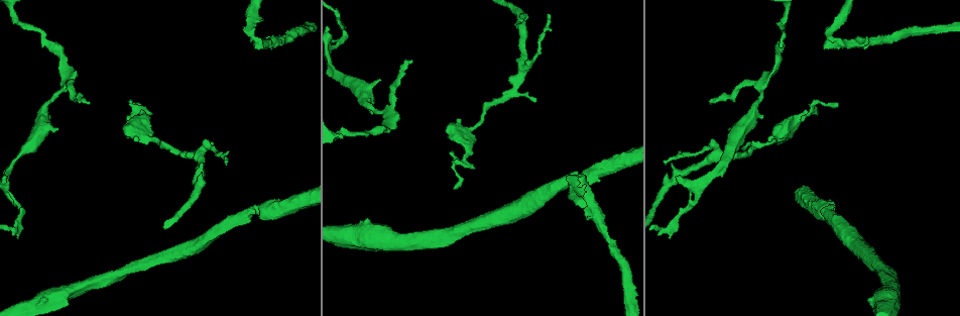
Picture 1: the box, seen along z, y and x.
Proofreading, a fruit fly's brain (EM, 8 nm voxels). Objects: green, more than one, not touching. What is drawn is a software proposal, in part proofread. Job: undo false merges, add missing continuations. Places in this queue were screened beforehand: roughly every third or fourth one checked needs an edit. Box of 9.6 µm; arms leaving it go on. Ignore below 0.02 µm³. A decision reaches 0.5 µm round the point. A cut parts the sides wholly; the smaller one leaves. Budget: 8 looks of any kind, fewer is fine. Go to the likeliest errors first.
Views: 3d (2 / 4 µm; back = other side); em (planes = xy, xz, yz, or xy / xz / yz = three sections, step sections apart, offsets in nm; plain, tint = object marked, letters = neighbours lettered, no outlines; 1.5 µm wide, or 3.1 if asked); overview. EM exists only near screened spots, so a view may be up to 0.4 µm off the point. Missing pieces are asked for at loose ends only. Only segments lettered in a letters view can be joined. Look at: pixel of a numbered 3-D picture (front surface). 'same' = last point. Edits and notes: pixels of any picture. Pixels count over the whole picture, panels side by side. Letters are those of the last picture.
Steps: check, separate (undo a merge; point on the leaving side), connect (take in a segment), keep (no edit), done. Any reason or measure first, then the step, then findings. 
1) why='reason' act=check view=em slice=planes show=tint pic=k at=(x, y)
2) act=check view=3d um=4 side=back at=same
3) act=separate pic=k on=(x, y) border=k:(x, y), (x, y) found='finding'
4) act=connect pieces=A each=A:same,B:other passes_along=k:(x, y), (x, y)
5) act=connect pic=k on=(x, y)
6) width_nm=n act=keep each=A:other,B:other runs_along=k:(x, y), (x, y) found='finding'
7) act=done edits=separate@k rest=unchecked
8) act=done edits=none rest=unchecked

why='tapers out' act=check view=3d um=4 side=back pic=1 at=(89, 103)

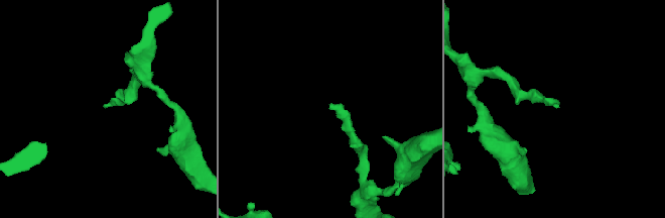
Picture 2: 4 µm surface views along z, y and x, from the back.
why='need the tissue' act=check view=em slice=planes show=letters pic=2 at=(557, 106)

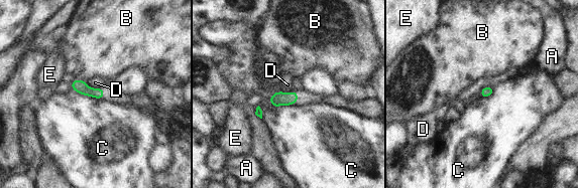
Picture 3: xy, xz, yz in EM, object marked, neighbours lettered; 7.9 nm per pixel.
act=keep each=A:other,B:other,C:other,D:other,E:other border=3:(85, 81), (91, 87), (103, 89) found='none of them fits'

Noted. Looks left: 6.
why='narrows sharply' act=check view=em slice=planes show=tint pic=1 at=(250, 35)

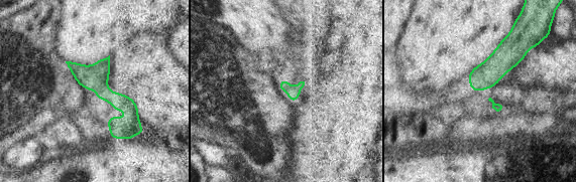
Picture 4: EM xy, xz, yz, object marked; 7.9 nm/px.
why='see the neighbours' act=check view=em slice=planes show=letters at=same

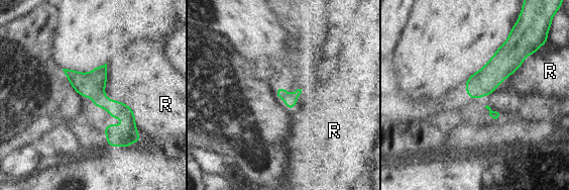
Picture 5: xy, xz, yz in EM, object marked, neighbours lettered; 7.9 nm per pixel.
act=separate pic=5 on=(93, 83) each=R:other found='two neurons meet here'

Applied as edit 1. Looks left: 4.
why='redraw' act=check view=overview

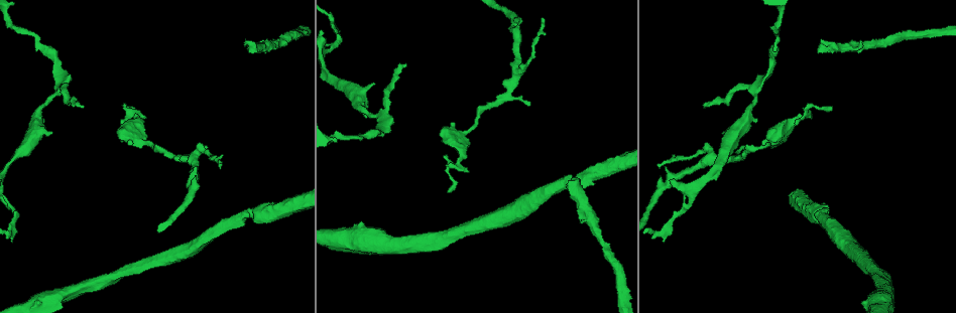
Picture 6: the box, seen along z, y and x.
why='narrows sharply' act=check view=3d um=4 pic=6 at=(249, 213)

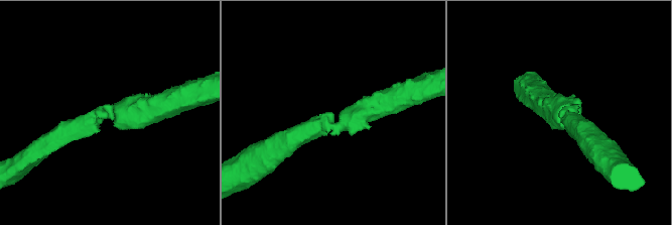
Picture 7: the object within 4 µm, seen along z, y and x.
arm_widths_nm=360,400 why='shape alone is not enough' act=check view=em slice=planes show=letters pic=7 at=(110, 109)

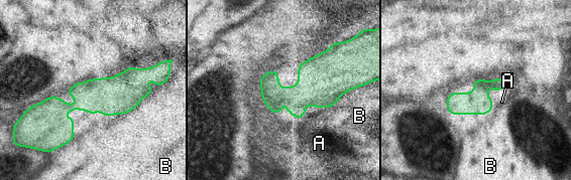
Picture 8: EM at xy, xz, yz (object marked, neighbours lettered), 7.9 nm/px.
width_nm=190 act=keep each=A:other,B:other border=8:(336, 102), (330, 107), (313, 108) found='continuous, no second neuron'

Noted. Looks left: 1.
act=done edits=separate@5 rest=unchecked

